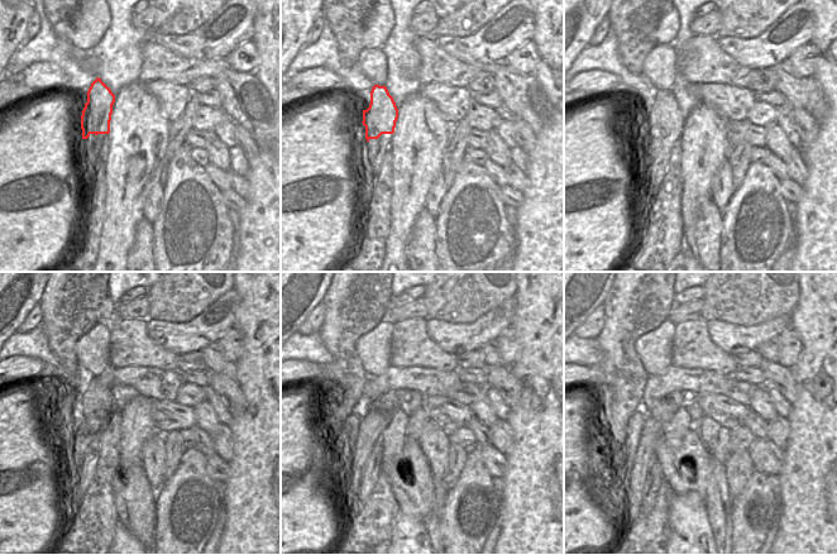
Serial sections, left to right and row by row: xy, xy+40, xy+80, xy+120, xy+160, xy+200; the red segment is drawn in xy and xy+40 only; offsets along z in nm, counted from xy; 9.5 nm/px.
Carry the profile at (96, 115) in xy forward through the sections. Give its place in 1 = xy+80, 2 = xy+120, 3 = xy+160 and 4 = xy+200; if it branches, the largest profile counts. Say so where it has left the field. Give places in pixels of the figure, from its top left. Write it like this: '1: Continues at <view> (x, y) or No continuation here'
1: Continues at xy+80 (664, 118)
2: Continues at xy+120 (96, 402)
3: Continues at xy+160 (377, 415)
4: Continues at xy+200 (653, 429)

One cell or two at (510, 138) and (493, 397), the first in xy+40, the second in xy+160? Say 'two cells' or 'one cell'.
one cell

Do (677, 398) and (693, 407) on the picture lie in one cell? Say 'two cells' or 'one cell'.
two cells

